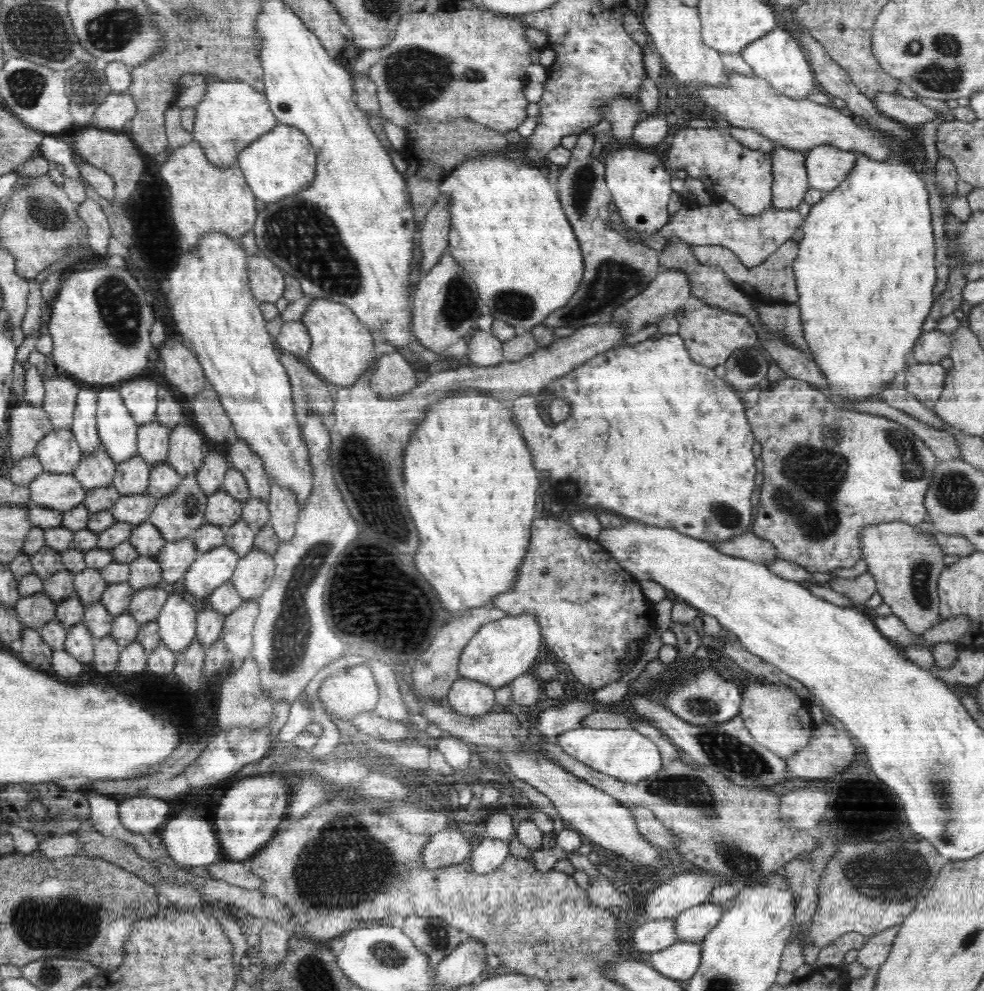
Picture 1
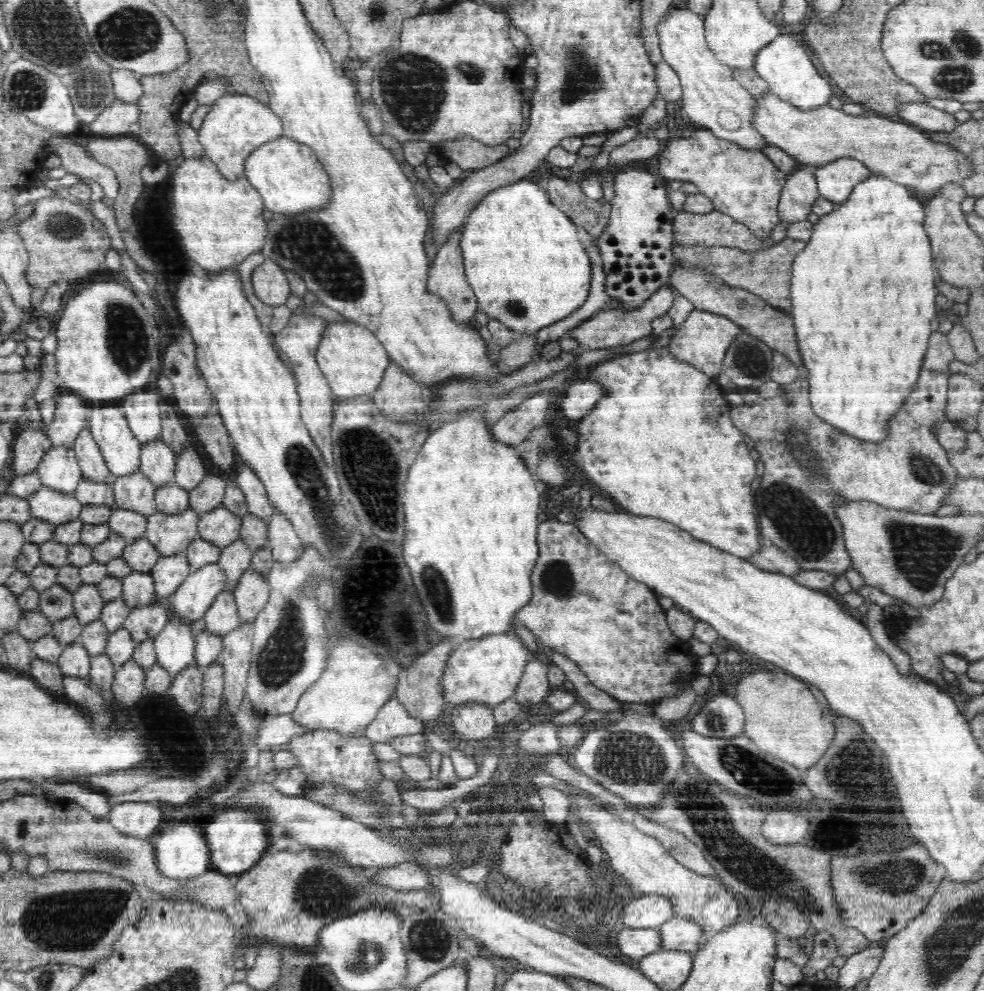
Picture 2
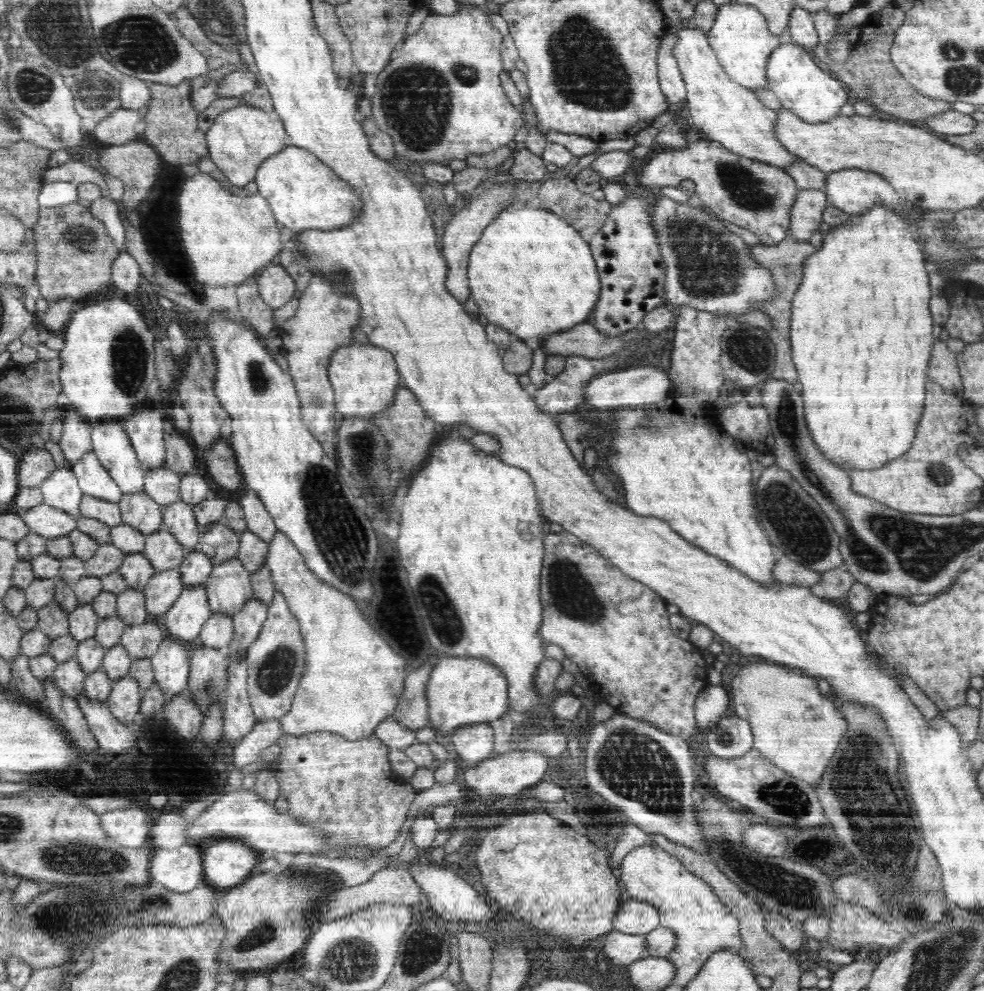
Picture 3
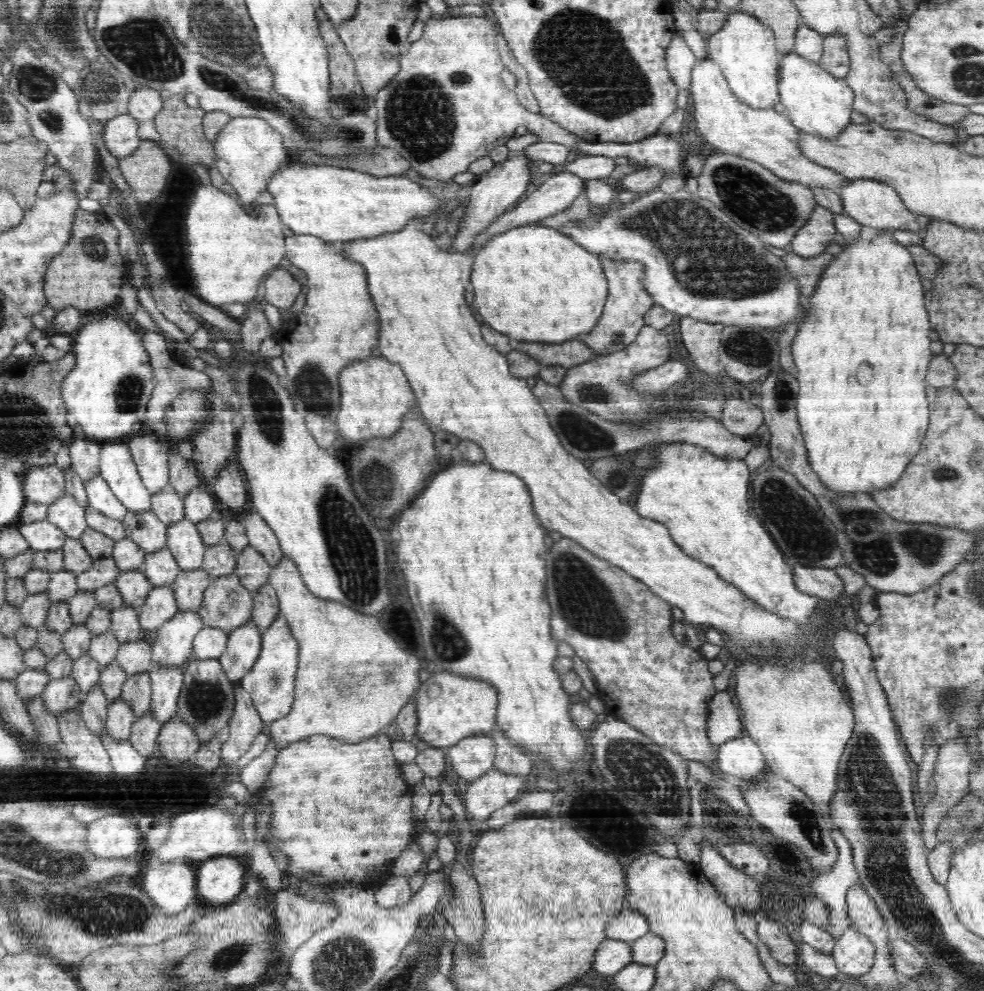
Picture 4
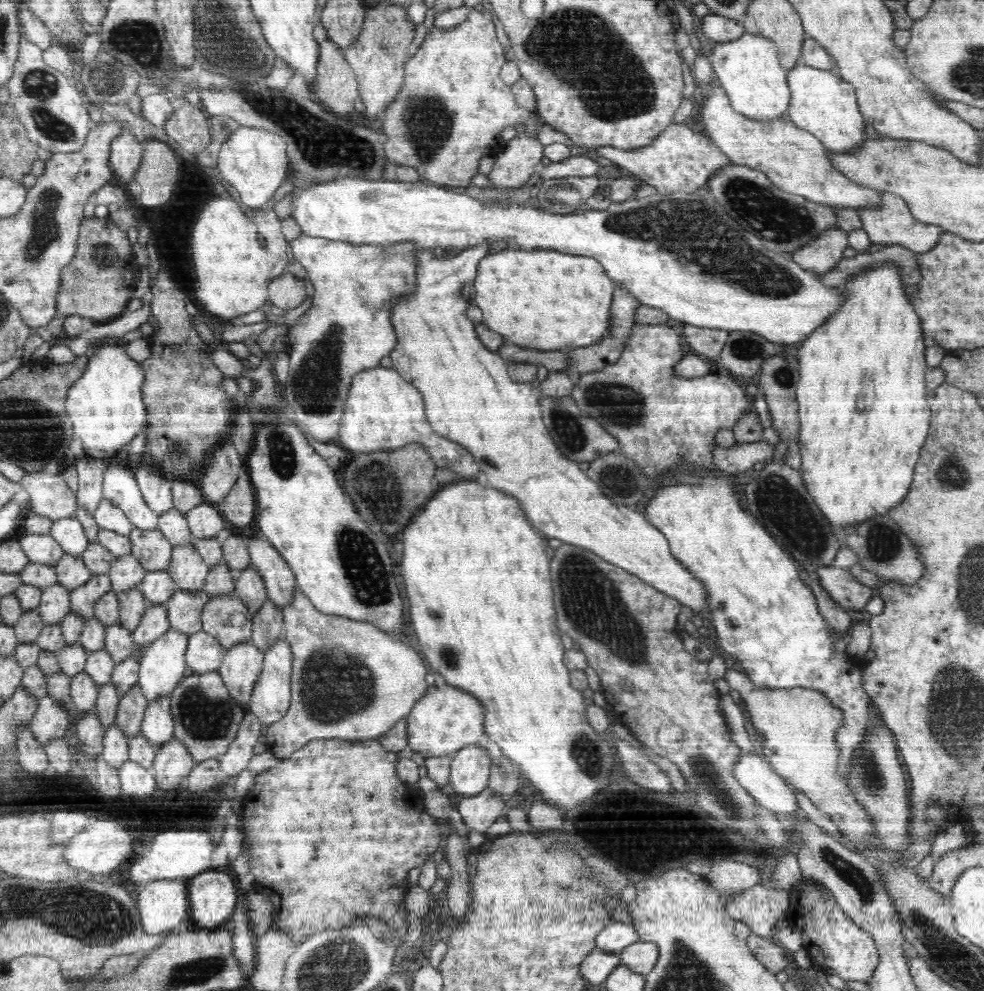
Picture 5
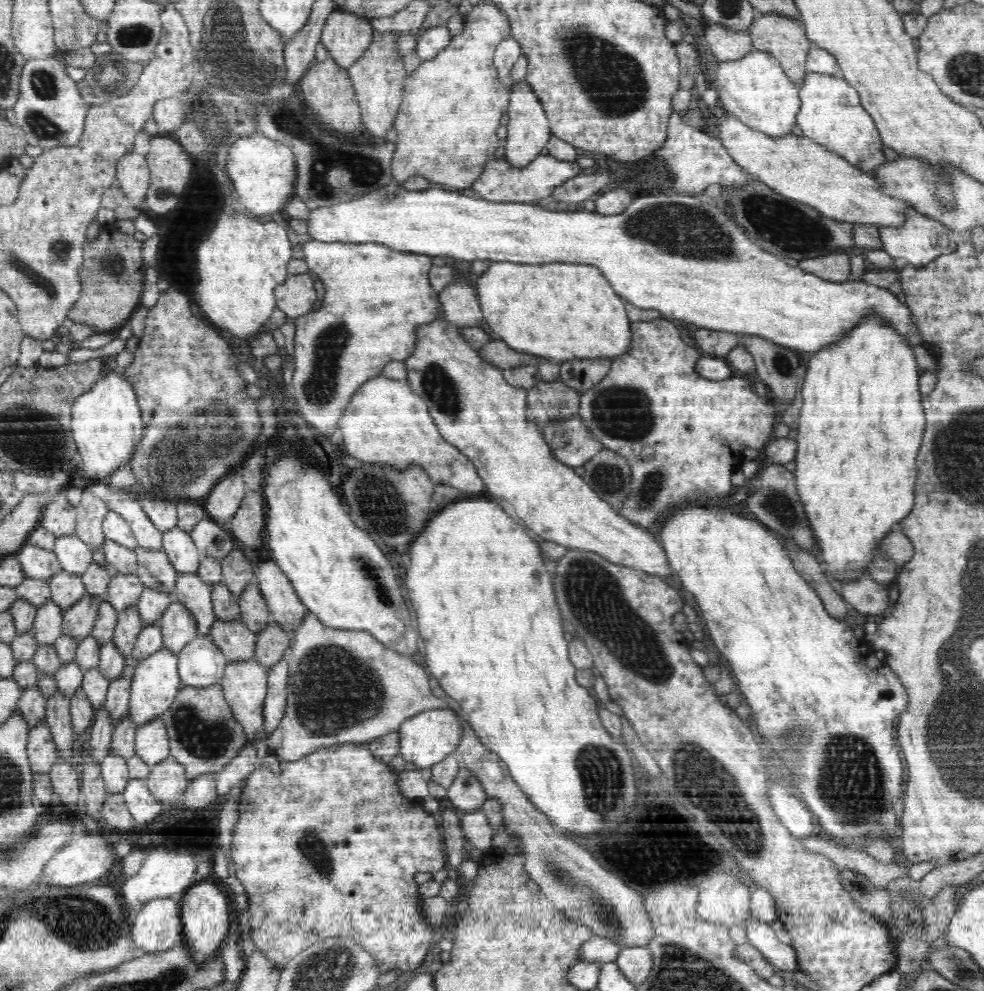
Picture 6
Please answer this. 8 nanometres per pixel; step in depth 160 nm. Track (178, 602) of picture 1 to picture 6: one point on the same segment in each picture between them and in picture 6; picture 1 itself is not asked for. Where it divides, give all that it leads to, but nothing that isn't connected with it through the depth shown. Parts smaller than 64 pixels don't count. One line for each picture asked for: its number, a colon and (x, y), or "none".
2: (175, 644)
3: (171, 663)
4: (166, 683)
5: (157, 725)
6: (151, 739)

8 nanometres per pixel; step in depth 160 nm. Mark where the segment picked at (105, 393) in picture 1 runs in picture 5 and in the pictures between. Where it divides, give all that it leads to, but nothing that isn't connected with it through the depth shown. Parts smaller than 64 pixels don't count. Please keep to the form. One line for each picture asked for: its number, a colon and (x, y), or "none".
2: (121, 450)
3: (111, 444)
4: (117, 467)
5: (120, 487)

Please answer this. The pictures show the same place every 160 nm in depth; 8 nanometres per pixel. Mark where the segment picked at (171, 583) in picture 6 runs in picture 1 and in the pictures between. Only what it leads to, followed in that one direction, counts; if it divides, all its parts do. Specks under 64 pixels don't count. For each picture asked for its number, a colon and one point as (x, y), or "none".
1: (131, 477)
2: (135, 492)
3: (139, 511)
4: (148, 533)
5: (153, 552)

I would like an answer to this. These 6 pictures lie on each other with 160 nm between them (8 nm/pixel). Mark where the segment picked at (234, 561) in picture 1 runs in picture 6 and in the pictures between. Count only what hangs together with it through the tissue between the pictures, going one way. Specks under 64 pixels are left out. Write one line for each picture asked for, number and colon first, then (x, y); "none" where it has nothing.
2: (195, 596)
3: (184, 620)
4: (173, 644)
5: (163, 665)
6: (156, 682)

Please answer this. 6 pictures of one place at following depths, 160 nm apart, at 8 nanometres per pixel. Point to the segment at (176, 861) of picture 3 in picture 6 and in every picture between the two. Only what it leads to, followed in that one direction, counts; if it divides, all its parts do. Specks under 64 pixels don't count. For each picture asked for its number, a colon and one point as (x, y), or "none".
4: (171, 886)
5: (163, 904)
6: (157, 927)

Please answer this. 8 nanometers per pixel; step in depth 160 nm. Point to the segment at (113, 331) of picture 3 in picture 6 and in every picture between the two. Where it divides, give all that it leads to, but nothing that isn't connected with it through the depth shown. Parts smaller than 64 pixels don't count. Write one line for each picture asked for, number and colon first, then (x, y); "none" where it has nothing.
4: (109, 389)
5: (105, 405)
6: (106, 424)

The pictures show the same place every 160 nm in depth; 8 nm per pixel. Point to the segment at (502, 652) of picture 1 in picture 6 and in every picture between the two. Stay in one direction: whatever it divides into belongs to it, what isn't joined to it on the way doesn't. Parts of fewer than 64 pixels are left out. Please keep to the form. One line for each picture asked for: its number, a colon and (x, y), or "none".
2: (488, 670)
3: (460, 692)
4: (450, 708)
5: (444, 720)
6: (425, 739)

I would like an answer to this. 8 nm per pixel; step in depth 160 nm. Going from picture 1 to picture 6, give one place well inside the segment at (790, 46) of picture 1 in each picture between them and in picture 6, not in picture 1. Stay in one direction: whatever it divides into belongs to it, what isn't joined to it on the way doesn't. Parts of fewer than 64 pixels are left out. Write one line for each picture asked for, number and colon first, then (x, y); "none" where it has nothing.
2: (784, 65)
3: (814, 96)
4: (816, 102)
5: (822, 103)
6: (831, 114)

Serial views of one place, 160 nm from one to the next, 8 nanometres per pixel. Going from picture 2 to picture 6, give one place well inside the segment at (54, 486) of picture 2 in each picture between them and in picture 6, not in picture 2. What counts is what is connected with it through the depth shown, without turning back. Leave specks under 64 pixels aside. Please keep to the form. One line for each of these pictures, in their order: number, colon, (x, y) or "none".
3: (61, 491)
4: (66, 513)
5: (69, 533)
6: (74, 555)

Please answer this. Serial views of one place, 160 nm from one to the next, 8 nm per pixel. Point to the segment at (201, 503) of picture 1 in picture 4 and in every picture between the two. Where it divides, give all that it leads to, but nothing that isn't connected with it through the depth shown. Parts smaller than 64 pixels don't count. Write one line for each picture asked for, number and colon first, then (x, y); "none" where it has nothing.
2: (171, 534)
3: (162, 549)
4: (161, 568)

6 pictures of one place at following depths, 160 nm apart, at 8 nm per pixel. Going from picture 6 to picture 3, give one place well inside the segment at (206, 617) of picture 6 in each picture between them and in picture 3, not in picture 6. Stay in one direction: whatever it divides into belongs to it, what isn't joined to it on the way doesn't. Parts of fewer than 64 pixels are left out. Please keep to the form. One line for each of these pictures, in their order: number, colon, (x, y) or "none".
3: (179, 519)
4: (183, 539)
5: (189, 571)

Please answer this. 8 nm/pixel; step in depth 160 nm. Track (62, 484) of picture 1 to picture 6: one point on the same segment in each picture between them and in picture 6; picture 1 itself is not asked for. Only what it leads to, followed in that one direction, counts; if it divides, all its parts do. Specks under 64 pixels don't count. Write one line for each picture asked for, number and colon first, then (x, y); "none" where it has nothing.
2: (46, 504)
3: (47, 522)
4: (41, 536)
5: (39, 548)
6: (38, 563)

